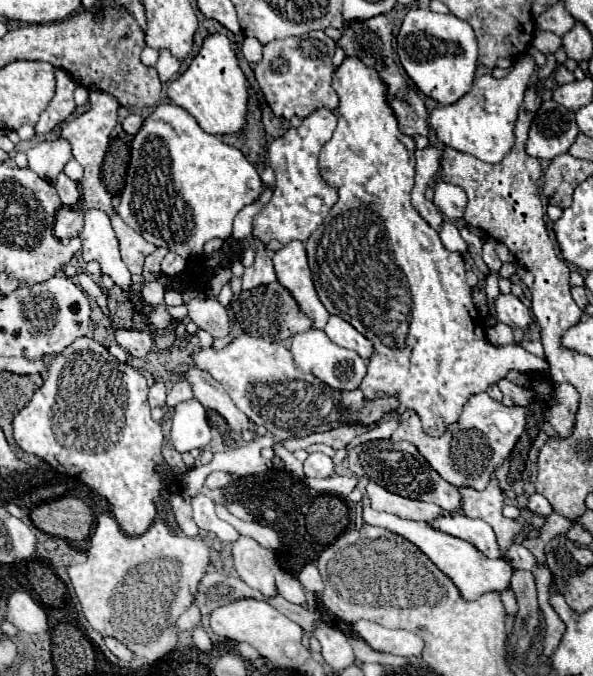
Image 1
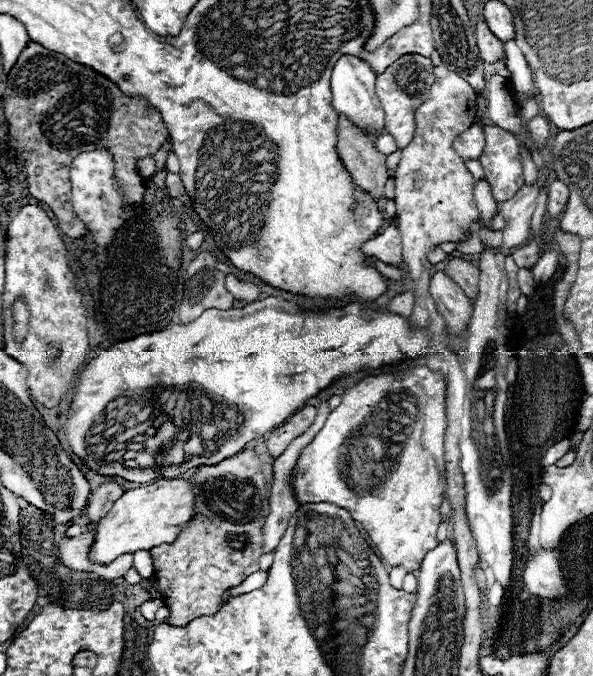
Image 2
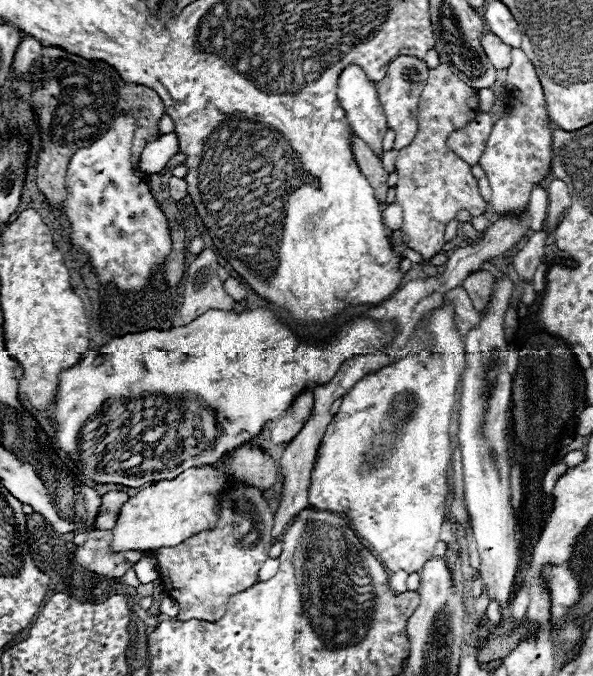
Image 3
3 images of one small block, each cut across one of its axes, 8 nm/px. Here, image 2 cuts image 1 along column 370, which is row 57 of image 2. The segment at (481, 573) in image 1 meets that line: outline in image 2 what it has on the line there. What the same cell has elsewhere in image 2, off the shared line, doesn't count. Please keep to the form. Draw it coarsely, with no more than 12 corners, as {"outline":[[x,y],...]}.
{"outline":[[506,42],[506,68],[514,92],[534,98],[532,70],[516,46]]}

